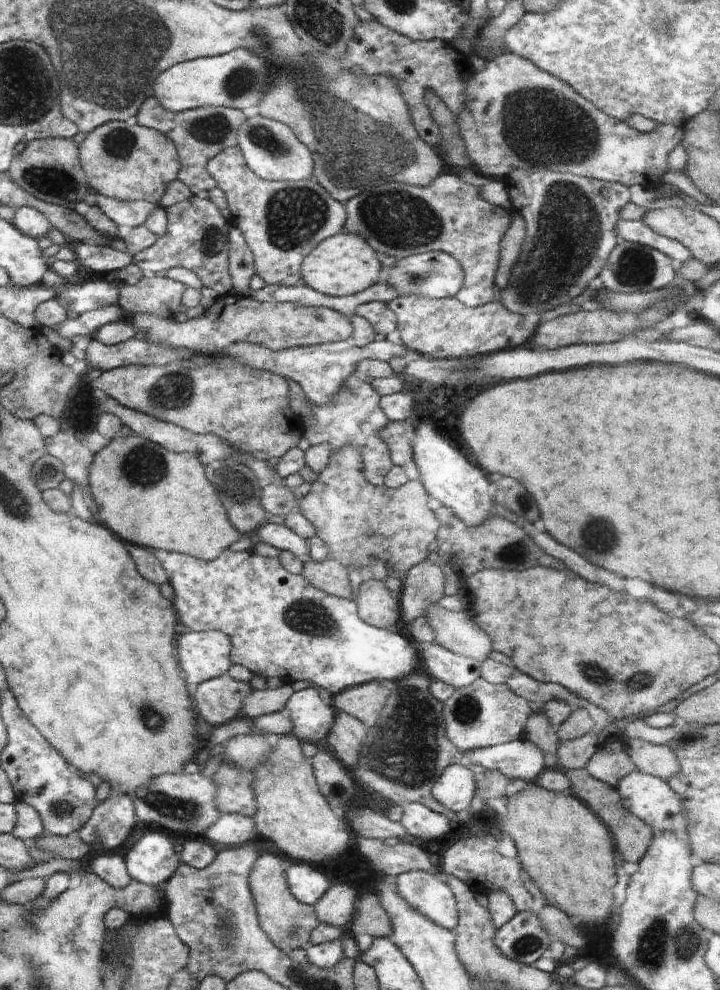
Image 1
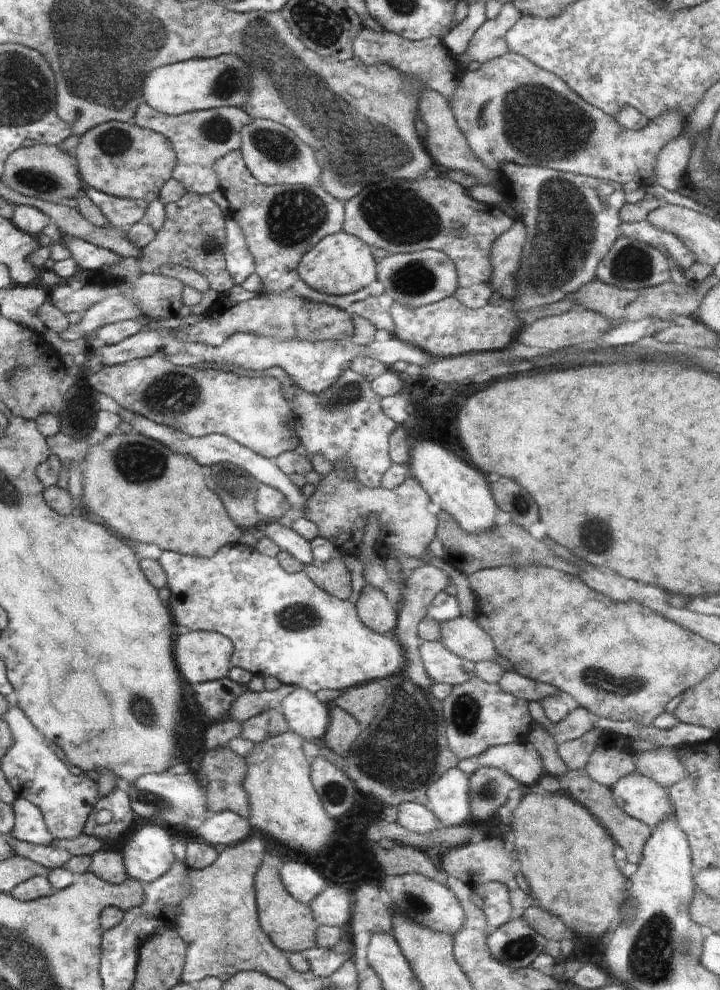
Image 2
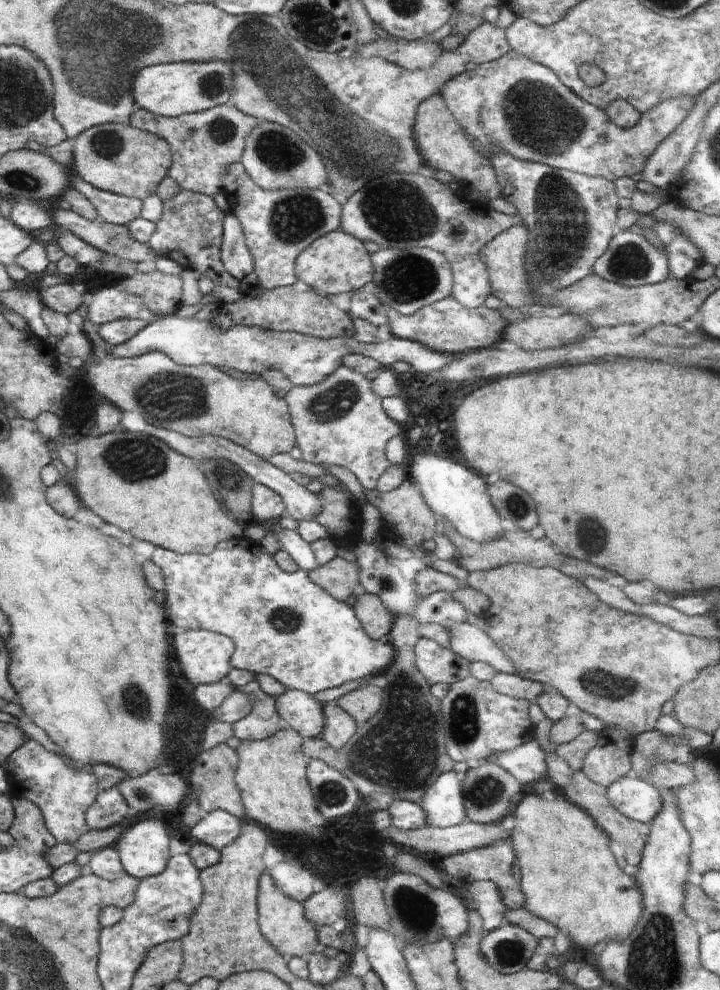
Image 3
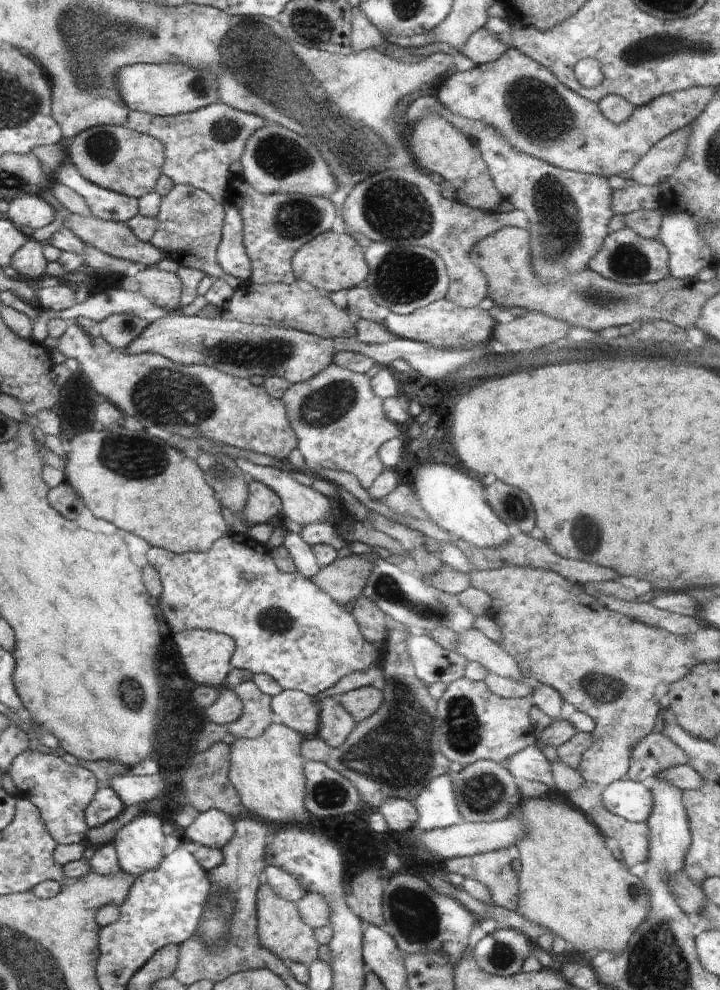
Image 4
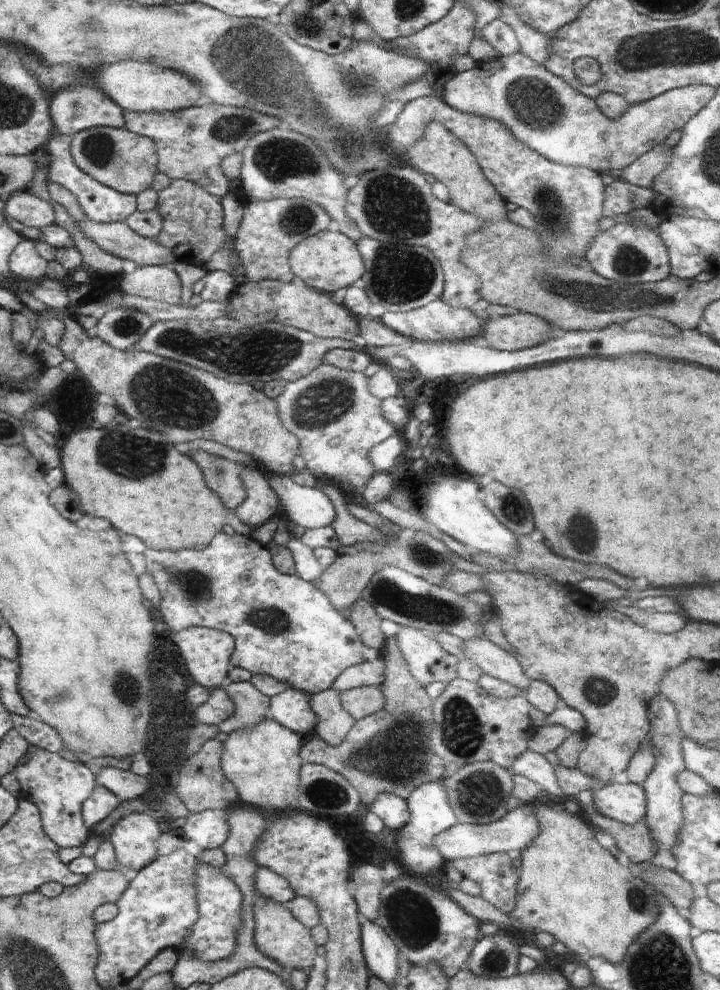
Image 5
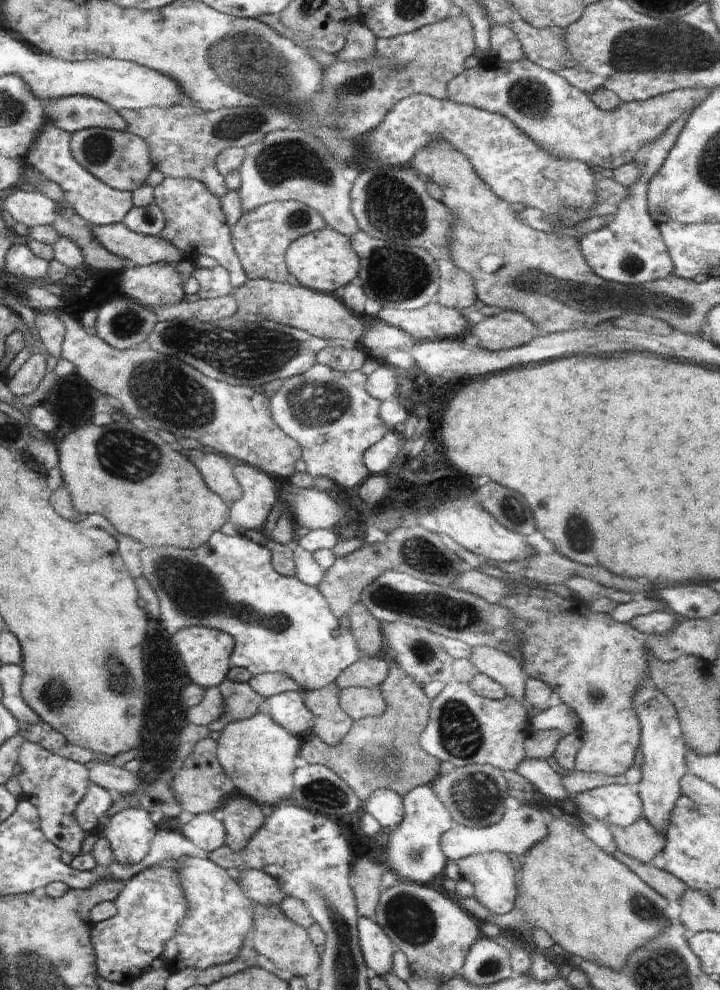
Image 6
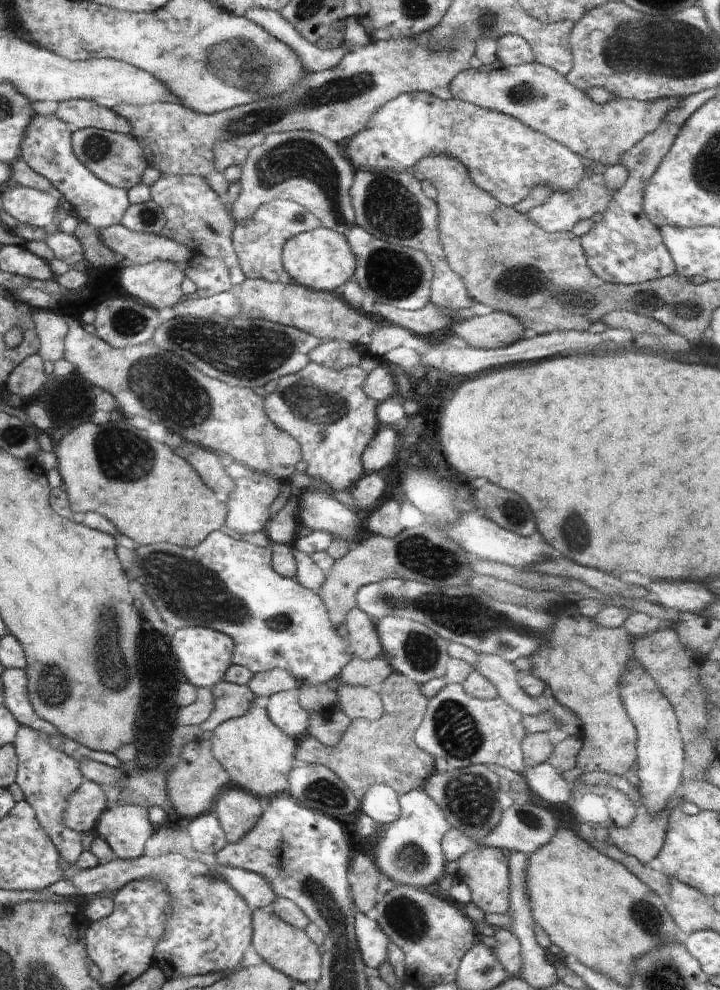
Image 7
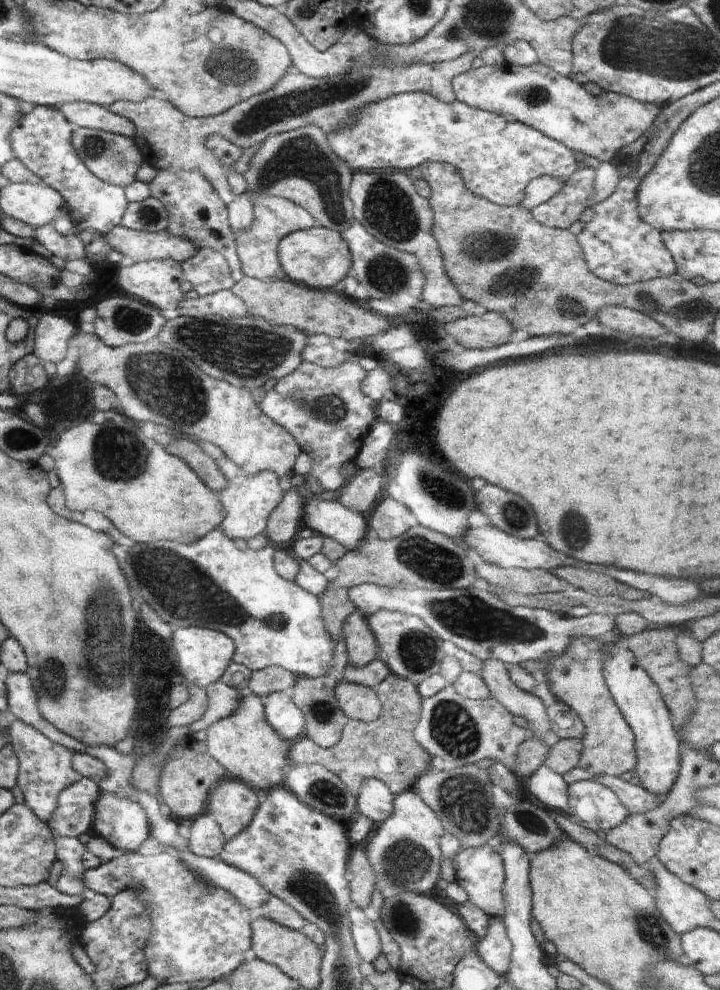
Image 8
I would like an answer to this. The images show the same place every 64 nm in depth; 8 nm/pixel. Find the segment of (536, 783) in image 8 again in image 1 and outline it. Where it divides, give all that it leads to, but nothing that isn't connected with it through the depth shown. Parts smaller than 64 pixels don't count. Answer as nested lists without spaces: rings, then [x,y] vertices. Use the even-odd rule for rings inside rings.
[[[528,738],[468,752],[470,762],[480,764],[482,768],[501,772],[511,781],[520,778],[533,784],[535,778],[546,768],[544,752]]]

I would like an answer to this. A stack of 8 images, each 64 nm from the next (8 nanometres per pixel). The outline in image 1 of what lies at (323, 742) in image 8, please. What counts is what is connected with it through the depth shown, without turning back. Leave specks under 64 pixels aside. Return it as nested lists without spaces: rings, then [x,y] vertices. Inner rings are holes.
[[[336,710],[334,724],[326,738],[330,748],[334,750],[336,759],[347,768],[356,766],[356,752],[360,750],[362,736],[366,728],[360,720],[351,714]]]

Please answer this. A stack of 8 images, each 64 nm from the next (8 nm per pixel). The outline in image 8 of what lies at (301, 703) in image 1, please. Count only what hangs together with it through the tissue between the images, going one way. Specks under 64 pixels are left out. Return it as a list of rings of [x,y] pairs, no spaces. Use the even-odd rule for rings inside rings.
[[[291,693],[267,694],[263,706],[266,722],[282,740],[291,743],[304,736],[306,720],[300,708],[292,702]]]

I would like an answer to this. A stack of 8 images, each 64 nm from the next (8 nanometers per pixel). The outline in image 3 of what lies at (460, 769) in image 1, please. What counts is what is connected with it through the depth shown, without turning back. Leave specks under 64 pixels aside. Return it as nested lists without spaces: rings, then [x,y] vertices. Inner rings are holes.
[[[455,771],[440,774],[430,789],[426,790],[420,806],[425,813],[427,827],[452,827],[467,820],[461,792],[461,775]]]

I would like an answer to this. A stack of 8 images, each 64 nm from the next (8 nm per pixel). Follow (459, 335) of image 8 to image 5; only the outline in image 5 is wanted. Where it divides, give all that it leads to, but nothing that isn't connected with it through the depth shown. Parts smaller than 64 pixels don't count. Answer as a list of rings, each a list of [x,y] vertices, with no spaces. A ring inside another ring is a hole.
[[[520,311],[500,320],[489,319],[482,326],[481,336],[492,348],[514,352],[538,346],[559,333],[556,326],[539,316]]]

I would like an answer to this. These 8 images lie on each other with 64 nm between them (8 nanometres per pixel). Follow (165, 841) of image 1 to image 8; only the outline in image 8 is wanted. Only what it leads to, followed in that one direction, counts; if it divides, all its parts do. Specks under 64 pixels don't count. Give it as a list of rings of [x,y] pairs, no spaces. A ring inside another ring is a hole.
[[[101,791],[94,804],[93,830],[114,848],[136,853],[140,844],[150,837],[145,809],[136,801]]]

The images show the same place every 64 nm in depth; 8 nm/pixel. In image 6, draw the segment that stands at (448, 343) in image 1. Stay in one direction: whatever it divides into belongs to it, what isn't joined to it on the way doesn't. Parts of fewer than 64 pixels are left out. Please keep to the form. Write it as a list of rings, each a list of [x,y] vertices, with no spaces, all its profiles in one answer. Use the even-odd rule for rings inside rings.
[[[438,300],[430,301],[428,304],[414,310],[382,307],[376,317],[380,321],[384,321],[390,324],[390,326],[394,326],[394,328],[399,328],[402,332],[406,332],[410,338],[416,341],[464,338],[470,333],[470,326],[472,326],[472,322],[470,322],[460,310],[442,306]]]

